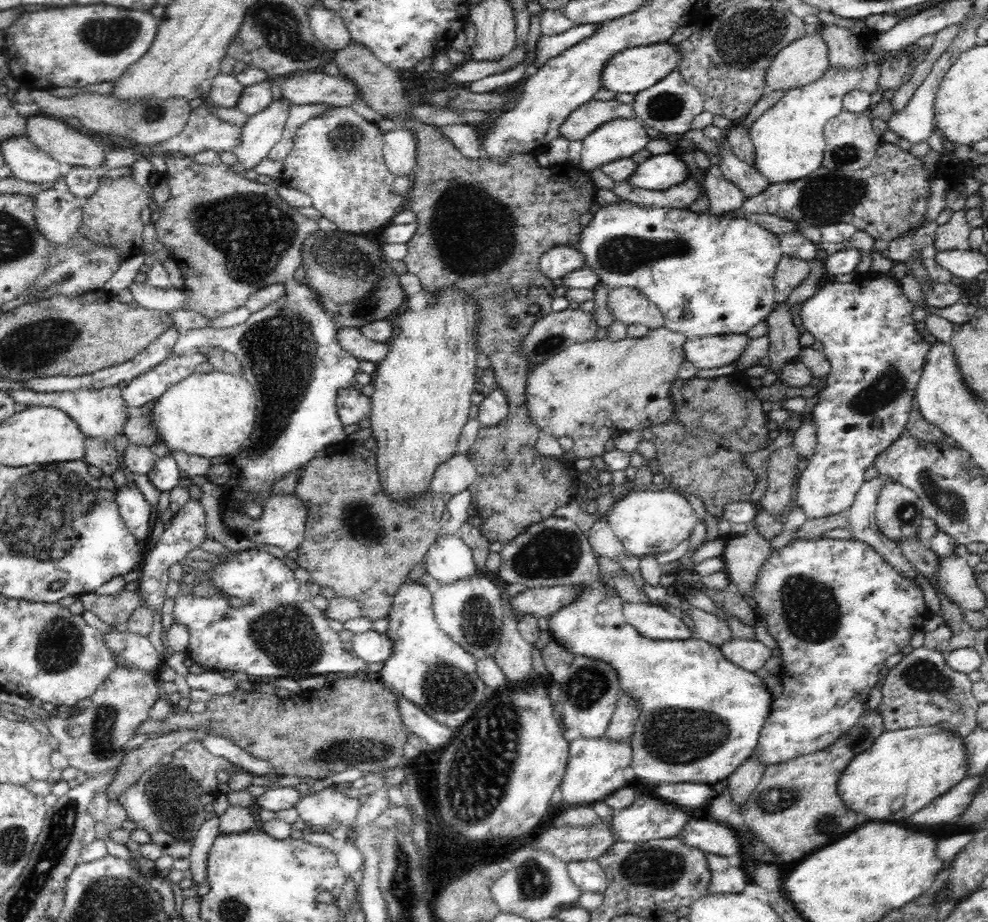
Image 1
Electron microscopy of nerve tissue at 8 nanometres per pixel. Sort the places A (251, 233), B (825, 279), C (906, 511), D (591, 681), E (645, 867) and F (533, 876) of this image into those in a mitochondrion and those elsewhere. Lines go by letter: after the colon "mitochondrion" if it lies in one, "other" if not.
A: mitochondrion
B: other
C: mitochondrion
D: mitochondrion
E: mitochondrion
F: mitochondrion

